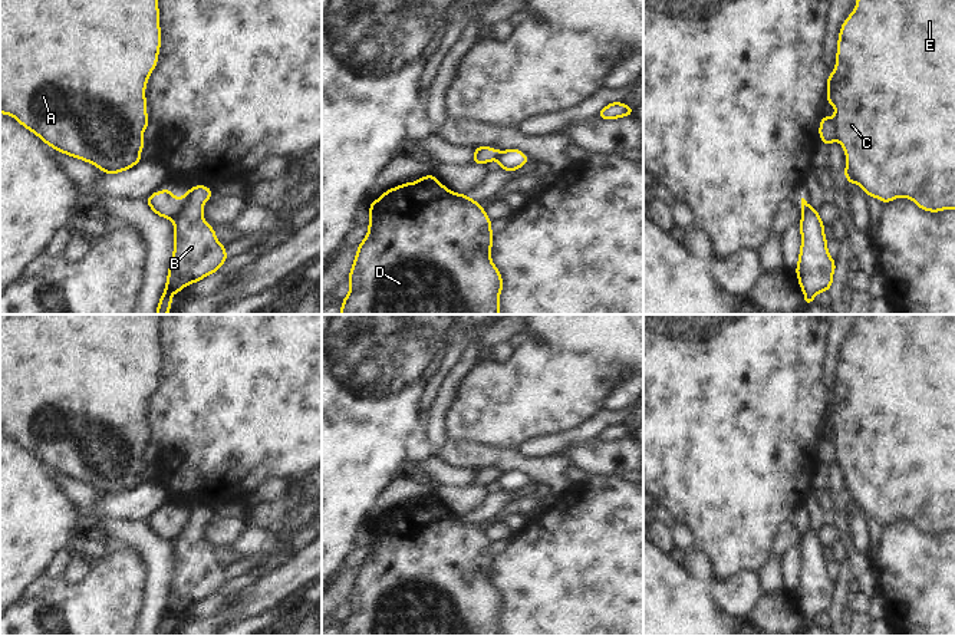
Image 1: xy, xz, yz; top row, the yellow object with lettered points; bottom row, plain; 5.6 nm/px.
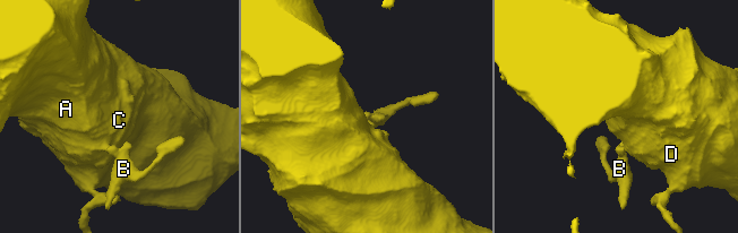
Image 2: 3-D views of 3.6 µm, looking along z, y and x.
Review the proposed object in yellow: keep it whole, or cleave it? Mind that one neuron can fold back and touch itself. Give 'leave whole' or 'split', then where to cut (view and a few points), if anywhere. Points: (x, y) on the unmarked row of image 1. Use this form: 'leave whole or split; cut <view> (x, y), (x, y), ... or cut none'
split; cut xy (177, 521), (177, 536), (173, 540)

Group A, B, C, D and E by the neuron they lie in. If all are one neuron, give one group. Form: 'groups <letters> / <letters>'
groups A C D E / B

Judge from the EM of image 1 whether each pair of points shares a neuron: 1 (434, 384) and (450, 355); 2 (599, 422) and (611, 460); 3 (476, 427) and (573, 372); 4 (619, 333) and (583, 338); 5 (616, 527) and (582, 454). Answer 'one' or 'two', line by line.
1: one
2: two
3: one
4: one
5: two

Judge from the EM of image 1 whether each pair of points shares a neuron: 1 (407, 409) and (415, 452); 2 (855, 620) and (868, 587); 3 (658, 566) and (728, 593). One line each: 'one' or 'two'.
1: two
2: two
3: two

